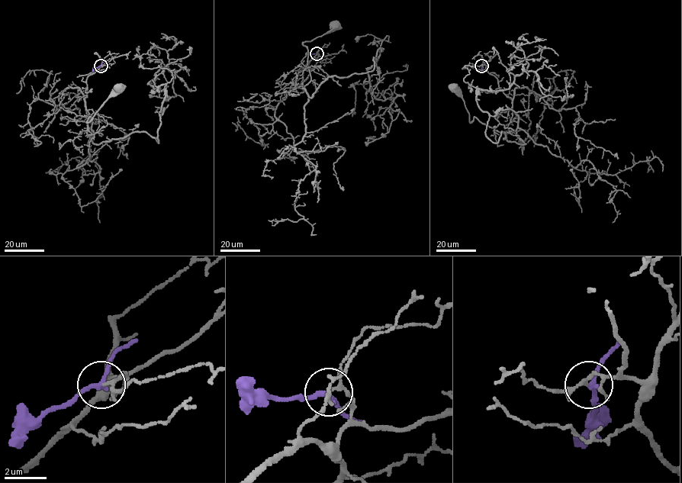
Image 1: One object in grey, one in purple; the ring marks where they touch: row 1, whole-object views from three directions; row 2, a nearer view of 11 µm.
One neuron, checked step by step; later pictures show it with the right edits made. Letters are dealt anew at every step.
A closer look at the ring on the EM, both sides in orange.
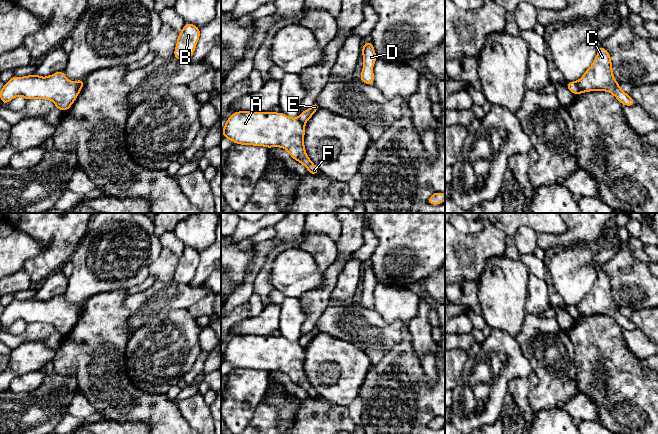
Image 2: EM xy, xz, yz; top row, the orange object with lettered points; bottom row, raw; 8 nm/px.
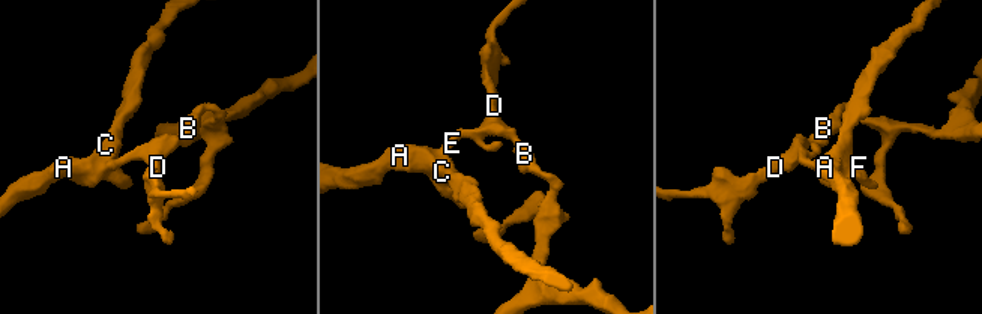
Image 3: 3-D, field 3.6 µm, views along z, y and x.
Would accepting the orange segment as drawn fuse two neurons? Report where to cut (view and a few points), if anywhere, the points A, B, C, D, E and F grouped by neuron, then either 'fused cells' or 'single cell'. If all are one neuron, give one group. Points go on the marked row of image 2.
cut in yz along (576, 82), (578, 93); A C F / B D E; fused cells

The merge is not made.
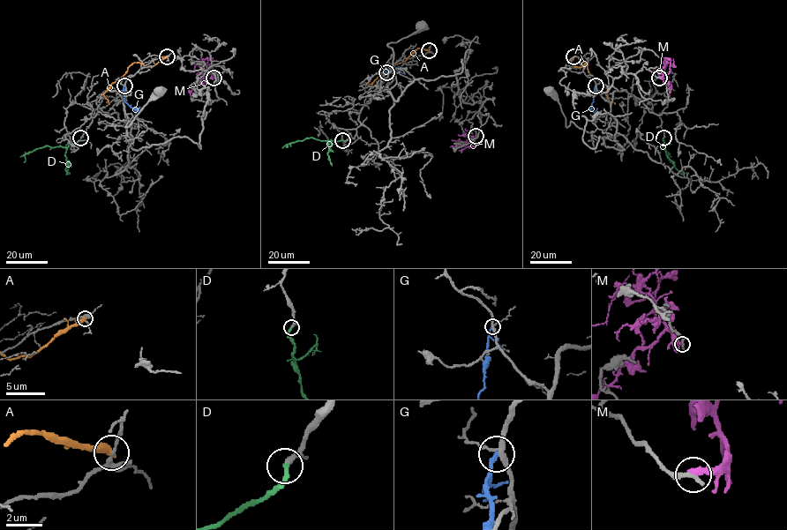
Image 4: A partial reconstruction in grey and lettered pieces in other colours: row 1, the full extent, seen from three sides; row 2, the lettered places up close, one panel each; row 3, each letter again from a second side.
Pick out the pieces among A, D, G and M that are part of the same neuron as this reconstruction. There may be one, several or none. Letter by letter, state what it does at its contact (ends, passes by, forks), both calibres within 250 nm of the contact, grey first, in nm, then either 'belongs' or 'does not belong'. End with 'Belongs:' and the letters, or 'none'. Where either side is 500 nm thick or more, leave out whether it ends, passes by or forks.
A: it ends there; 240 nm thick on the grey side, 420 nm on the other; does not belong
D: it ends there; 190 nm thick on the grey side, 260 nm on the other; belongs
G: it ends there; 240 nm thick on the grey side, 240 nm on the other; does not belong
M: it ends there; 280 nm thick on the grey side, 400 nm on the other; does not belong
Belongs: D

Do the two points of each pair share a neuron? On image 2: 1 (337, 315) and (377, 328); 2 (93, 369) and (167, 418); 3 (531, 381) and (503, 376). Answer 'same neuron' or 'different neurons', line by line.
1: same neuron
2: same neuron
3: different neurons

